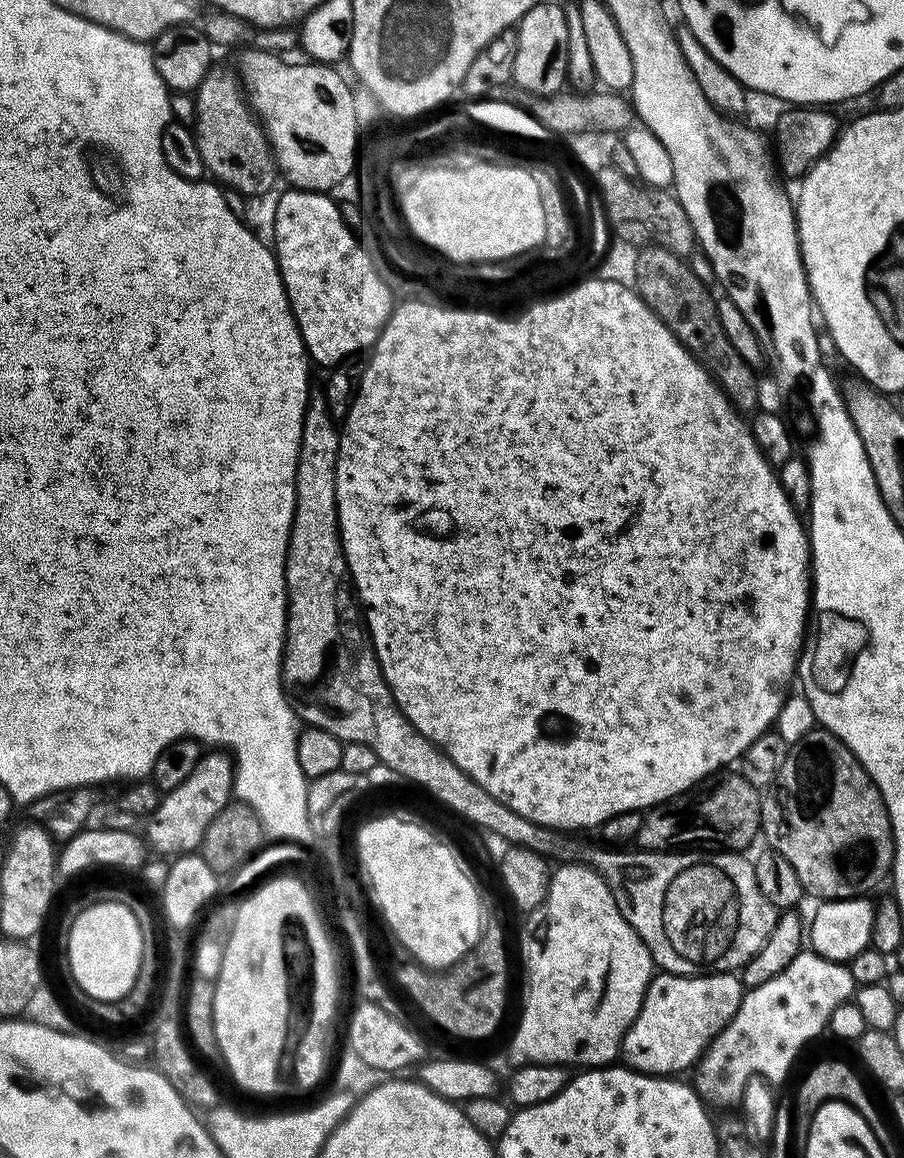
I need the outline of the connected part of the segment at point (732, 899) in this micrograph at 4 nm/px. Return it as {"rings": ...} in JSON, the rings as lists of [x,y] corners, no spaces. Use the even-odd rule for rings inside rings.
{"rings":[[[598,846],[595,855],[595,869],[599,870],[610,881],[610,887],[616,893],[616,905],[620,907],[620,912],[630,922],[630,926],[642,938],[644,945],[650,950],[652,963],[661,973],[674,976],[706,976],[718,972],[735,973],[743,969],[745,964],[762,950],[766,938],[774,930],[778,919],[778,909],[770,903],[759,889],[756,881],[753,861],[746,859],[741,853],[706,853],[702,850],[682,850],[679,852],[663,852],[660,850],[654,852],[645,852],[643,850],[631,850],[632,852],[614,852]]]}

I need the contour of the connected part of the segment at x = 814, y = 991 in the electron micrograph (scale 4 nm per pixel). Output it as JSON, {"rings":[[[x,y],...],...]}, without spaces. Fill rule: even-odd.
{"rings":[[[802,950],[794,958],[794,962],[790,962],[790,966],[782,970],[782,974],[770,978],[770,982],[762,982],[762,986],[754,986],[745,991],[732,1021],[708,1043],[708,1049],[694,1065],[694,1087],[697,1096],[709,1105],[717,1104],[720,1108],[732,1108],[743,1101],[744,1089],[753,1078],[763,1078],[772,1086],[782,1083],[787,1078],[788,1071],[795,1066],[800,1051],[811,1040],[825,1035],[830,1014],[834,1014],[838,1006],[849,1003],[857,987],[851,967],[847,963],[828,960],[811,950]]]}

